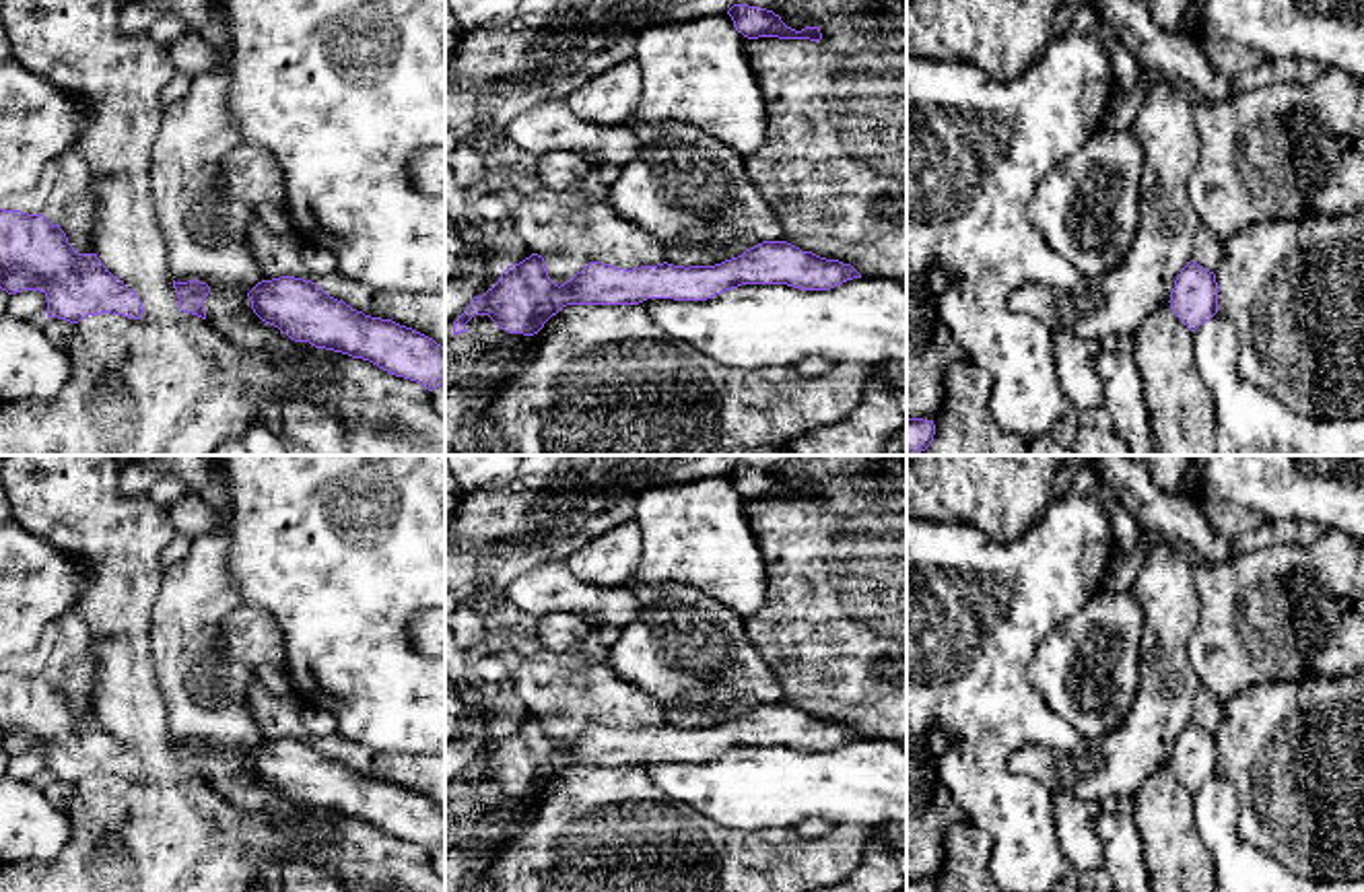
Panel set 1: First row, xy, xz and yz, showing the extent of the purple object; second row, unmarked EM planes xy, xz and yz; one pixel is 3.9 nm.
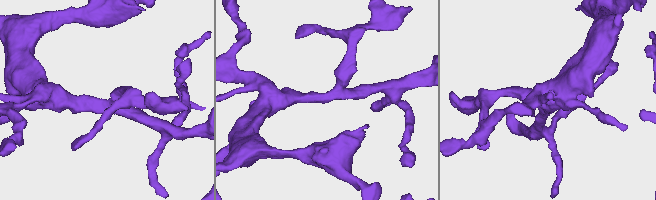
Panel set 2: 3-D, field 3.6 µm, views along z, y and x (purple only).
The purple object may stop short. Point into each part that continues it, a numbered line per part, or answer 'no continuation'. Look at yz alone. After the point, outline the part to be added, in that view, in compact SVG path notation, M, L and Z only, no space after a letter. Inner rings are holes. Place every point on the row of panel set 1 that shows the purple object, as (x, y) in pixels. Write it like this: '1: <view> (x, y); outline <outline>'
no continuation

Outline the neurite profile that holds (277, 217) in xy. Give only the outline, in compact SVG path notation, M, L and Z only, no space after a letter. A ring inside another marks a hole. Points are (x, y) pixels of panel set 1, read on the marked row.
M284 200L264 204L260 208L260 218L276 235L293 235L295 233L293 216L291 216L288 204Z

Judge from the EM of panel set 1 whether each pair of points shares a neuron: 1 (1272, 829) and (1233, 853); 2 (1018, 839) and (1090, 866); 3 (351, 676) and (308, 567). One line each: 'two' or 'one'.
1: two
2: two
3: one

